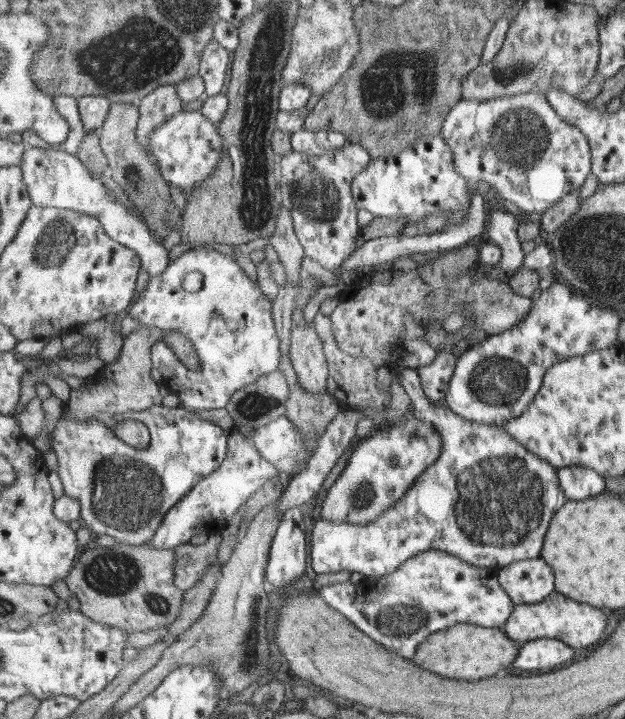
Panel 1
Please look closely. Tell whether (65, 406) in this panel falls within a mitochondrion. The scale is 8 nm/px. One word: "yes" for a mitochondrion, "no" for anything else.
no

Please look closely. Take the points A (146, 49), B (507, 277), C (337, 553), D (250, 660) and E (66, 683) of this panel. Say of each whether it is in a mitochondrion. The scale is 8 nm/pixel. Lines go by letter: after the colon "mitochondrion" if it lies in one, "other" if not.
A: mitochondrion
B: other
C: other
D: mitochondrion
E: other

